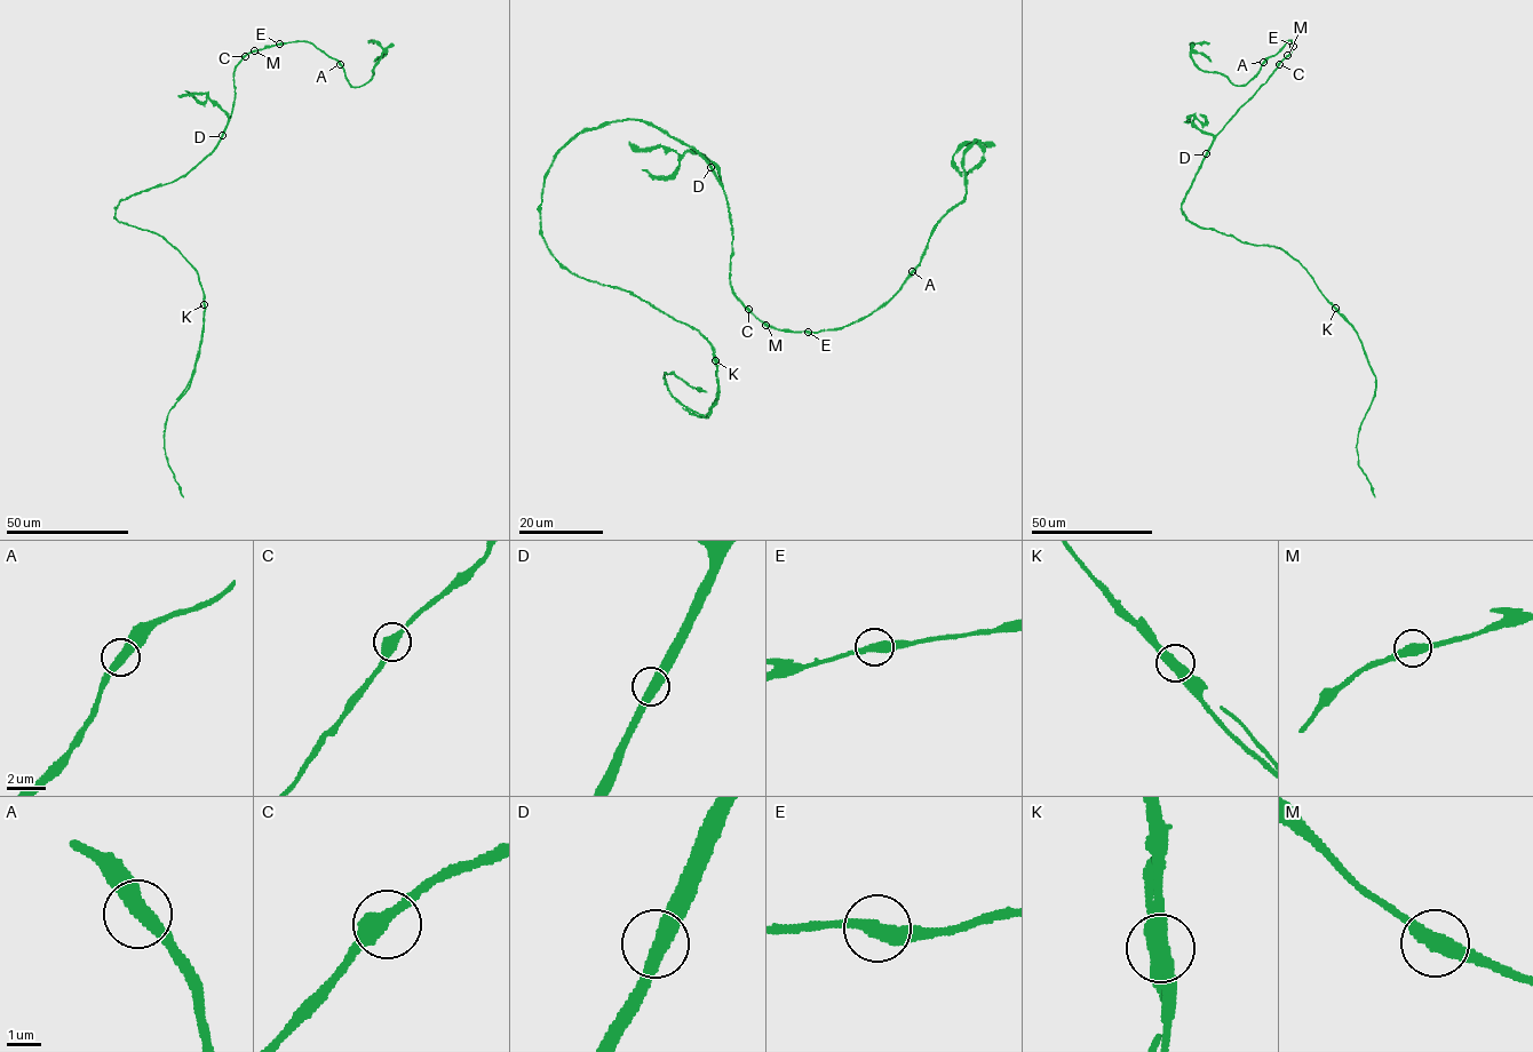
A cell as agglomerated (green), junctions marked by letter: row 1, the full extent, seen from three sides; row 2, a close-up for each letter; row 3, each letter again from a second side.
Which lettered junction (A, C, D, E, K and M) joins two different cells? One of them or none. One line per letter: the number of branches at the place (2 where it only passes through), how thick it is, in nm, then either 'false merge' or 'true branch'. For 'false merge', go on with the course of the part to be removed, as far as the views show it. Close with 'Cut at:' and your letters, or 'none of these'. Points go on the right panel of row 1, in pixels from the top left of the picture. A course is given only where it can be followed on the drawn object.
A: 2 branches meet; 420 nm thick; true branch
C: 2 branches meet; 440 nm thick; true branch
D: 2 branches meet; 440 nm thick; true branch
E: 2 branches meet; 400 nm thick; true branch
K: 2 branches meet; 440 nm thick; false merge; foreign part runs (1335, 308), (1357, 332), (1374, 375), (1375, 396), (1372, 401)
M: 2 branches meet; 440 nm thick; true branch
Cut at: K

